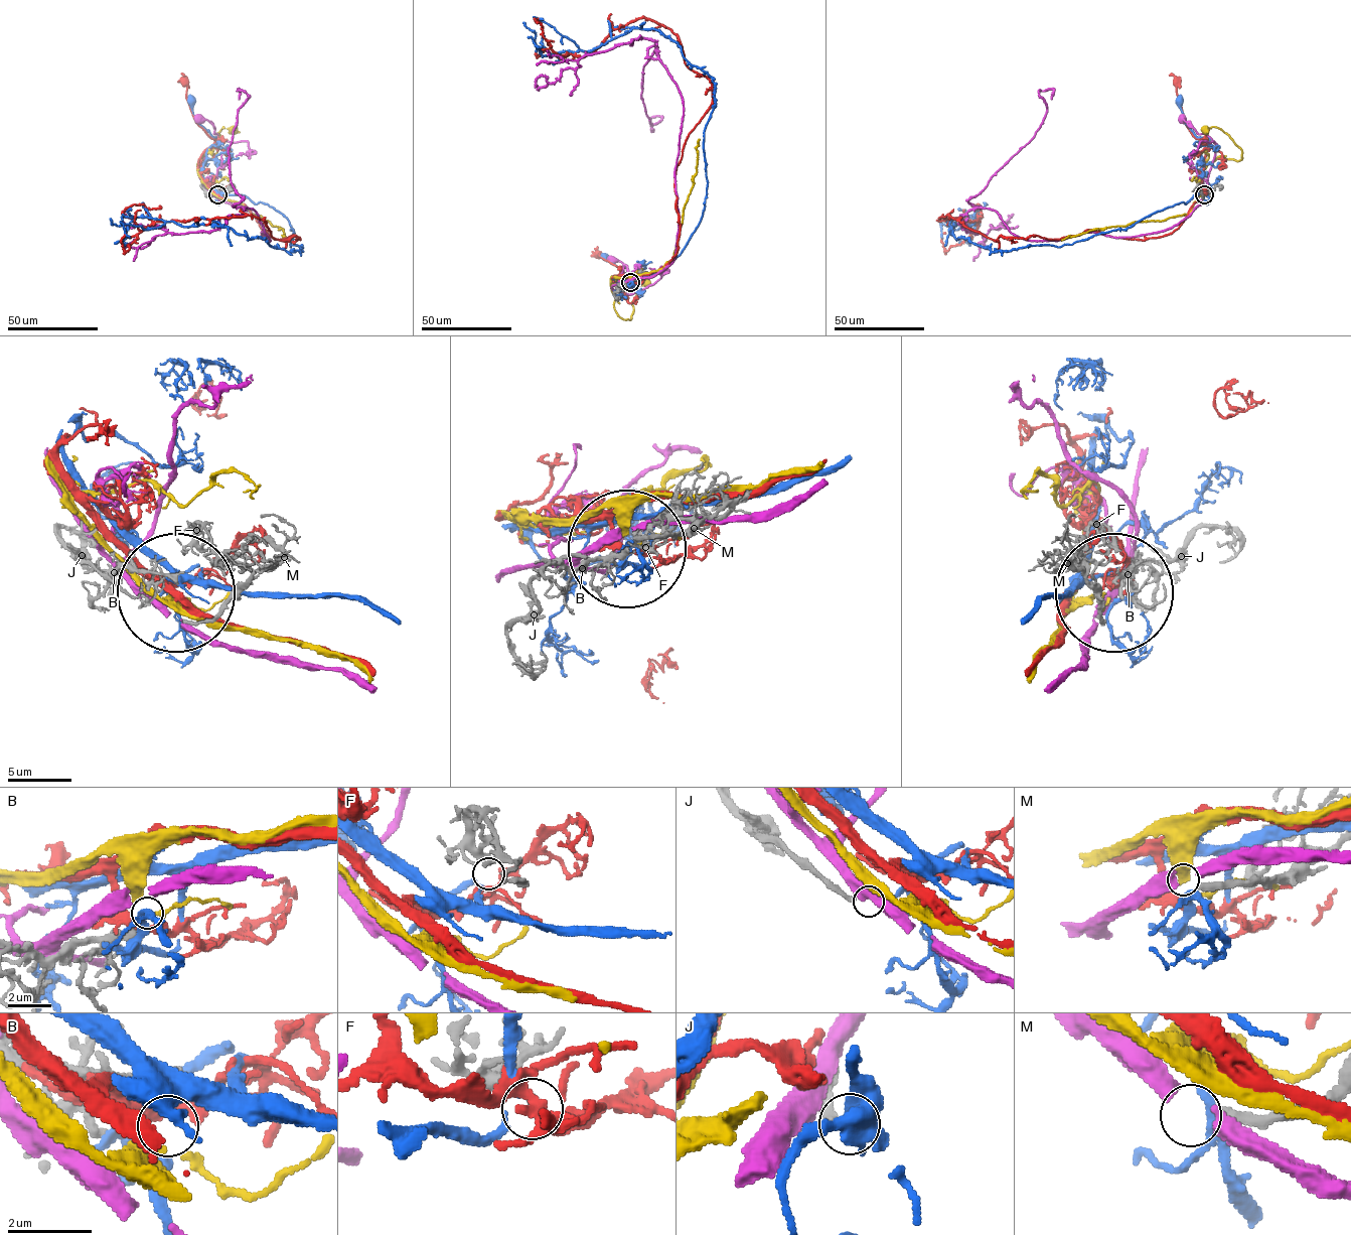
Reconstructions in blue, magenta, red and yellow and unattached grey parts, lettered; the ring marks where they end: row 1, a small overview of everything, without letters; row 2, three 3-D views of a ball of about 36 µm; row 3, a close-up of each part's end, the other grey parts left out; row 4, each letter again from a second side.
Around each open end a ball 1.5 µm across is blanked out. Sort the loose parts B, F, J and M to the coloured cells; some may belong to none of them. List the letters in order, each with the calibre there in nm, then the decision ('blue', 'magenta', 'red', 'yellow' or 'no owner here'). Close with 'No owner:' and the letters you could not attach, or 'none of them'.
B: calibre 240 nm; yellow
F: calibre 220 nm; no owner here
J: calibre 220 nm; blue
M: calibre 280 nm; no owner here
No owner: F, M

